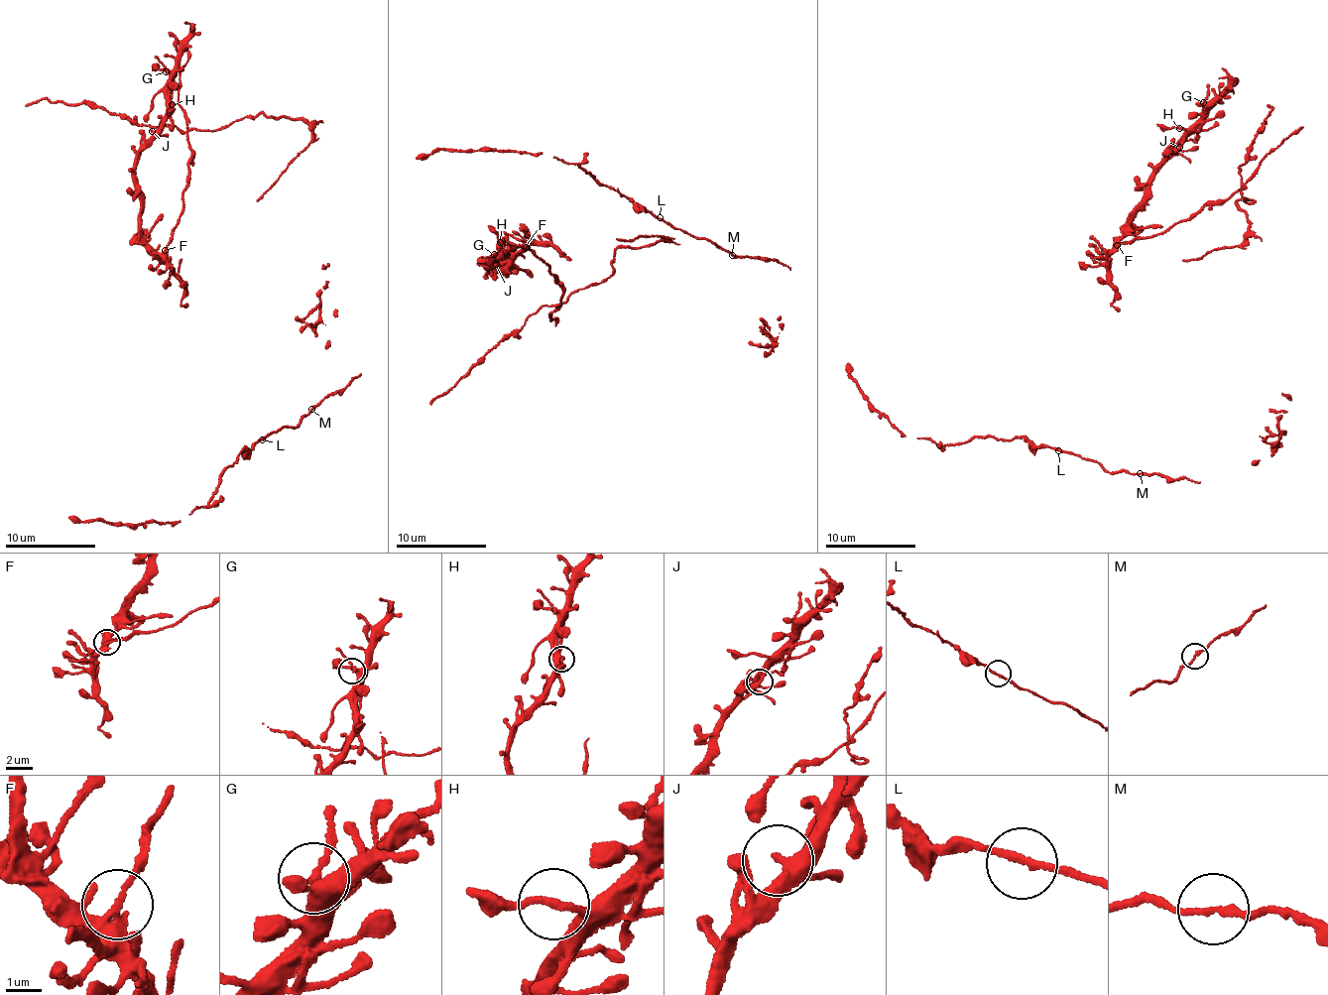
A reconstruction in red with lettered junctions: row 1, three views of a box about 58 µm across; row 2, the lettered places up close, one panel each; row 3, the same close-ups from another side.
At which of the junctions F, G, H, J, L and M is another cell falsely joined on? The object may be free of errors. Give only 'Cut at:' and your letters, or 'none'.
Cut at: F

